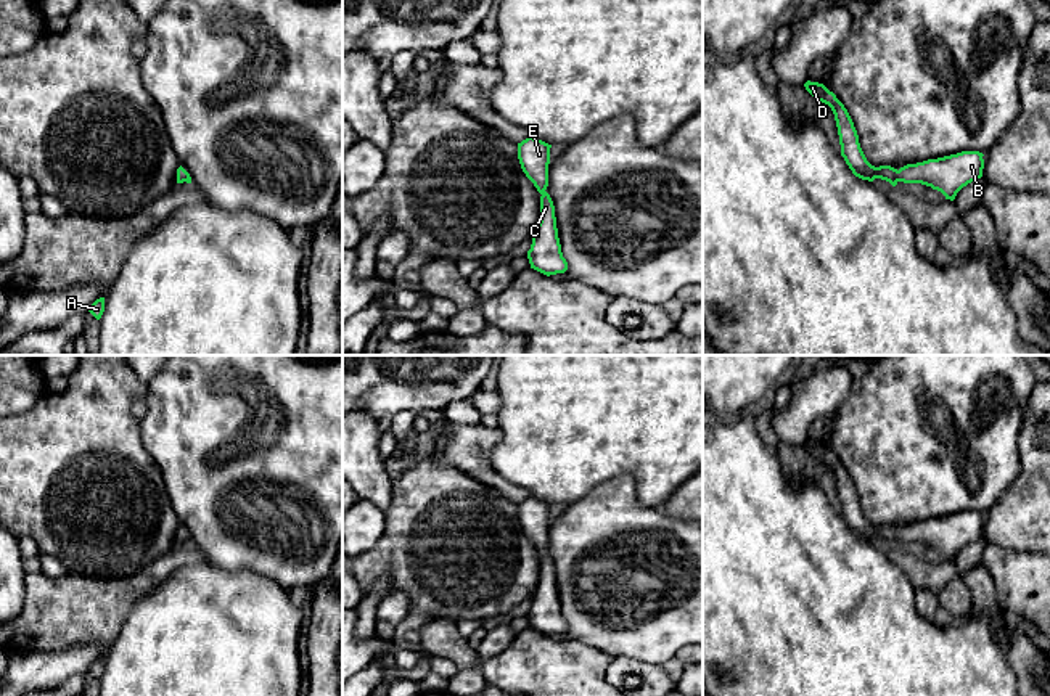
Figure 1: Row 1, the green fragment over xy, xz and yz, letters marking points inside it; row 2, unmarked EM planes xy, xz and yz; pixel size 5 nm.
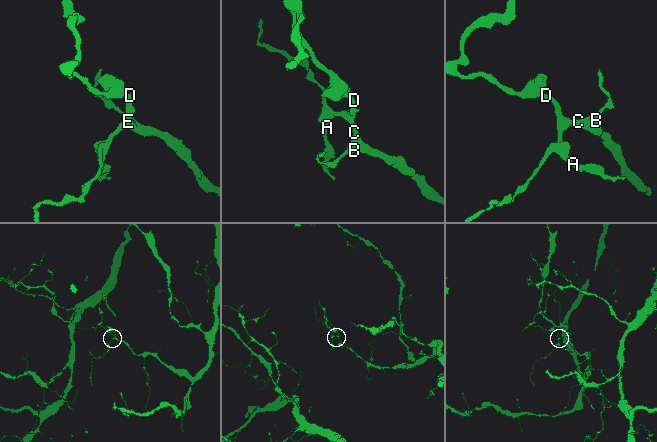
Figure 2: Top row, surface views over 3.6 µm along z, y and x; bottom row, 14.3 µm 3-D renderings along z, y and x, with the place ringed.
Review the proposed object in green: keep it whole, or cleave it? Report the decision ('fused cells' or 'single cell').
single cell

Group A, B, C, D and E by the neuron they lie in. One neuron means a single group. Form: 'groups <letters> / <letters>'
groups A B C D E

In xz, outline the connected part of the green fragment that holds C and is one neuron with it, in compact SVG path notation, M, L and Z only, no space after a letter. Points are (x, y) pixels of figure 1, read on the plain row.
M527 497L518 503L518 519L526 537L534 543L540 556L540 582L534 592L527 619L531 628L550 637L564 633L568 622L563 617L558 598L555 566L550 555L545 551L548 547L548 524L552 505Z

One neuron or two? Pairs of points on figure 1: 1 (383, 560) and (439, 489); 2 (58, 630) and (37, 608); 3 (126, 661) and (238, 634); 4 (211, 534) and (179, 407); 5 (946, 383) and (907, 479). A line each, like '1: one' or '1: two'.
1: one
2: one
3: one
4: one
5: one

